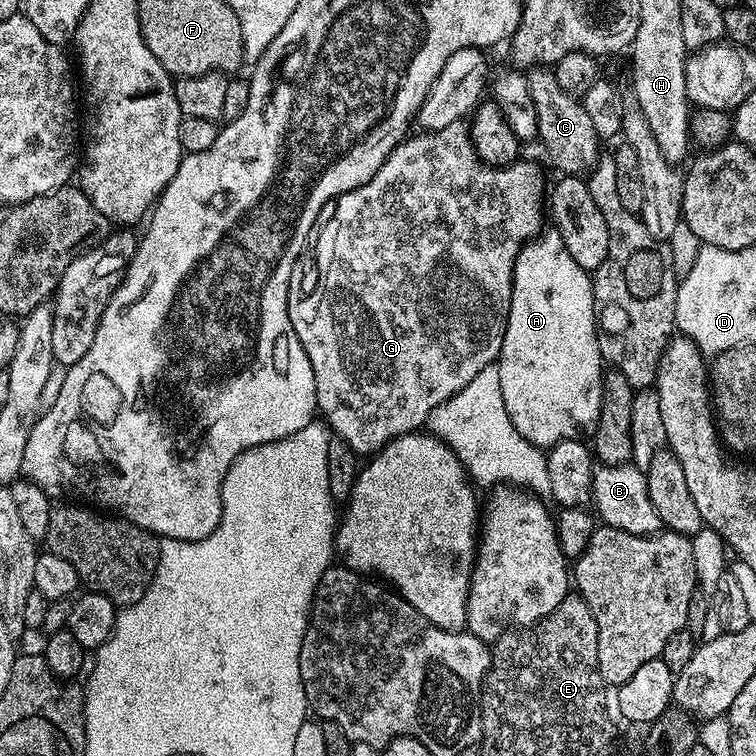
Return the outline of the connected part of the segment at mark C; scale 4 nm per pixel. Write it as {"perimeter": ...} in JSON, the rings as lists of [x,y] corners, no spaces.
{"perimeter":[[[537,66],[527,73],[528,90],[530,92],[530,102],[534,104],[534,114],[538,122],[536,131],[539,143],[544,143],[544,148],[548,151],[548,158],[553,166],[557,168],[557,173],[566,176],[580,176],[591,172],[596,165],[598,155],[601,153],[602,141],[594,134],[594,126],[590,123],[590,118],[586,115],[583,103],[577,97],[566,94],[562,86],[558,86],[558,78],[555,71],[544,66]]]}

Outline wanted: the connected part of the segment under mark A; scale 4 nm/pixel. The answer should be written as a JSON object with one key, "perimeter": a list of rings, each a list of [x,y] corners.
{"perimeter":[[[555,230],[541,231],[536,239],[527,241],[514,262],[510,314],[506,322],[506,330],[502,338],[502,350],[496,369],[498,370],[498,382],[502,386],[502,402],[506,406],[506,414],[510,418],[510,422],[514,422],[514,430],[518,430],[518,434],[522,434],[522,438],[526,438],[535,448],[547,450],[553,444],[563,440],[584,438],[595,431],[596,423],[599,421],[599,402],[602,398],[603,376],[606,368],[600,358],[600,347],[596,337],[596,311],[594,310],[594,294],[592,293],[592,276],[584,272],[582,266],[578,266],[578,262],[574,262],[574,258],[570,258],[570,250],[566,250],[559,232]]]}

